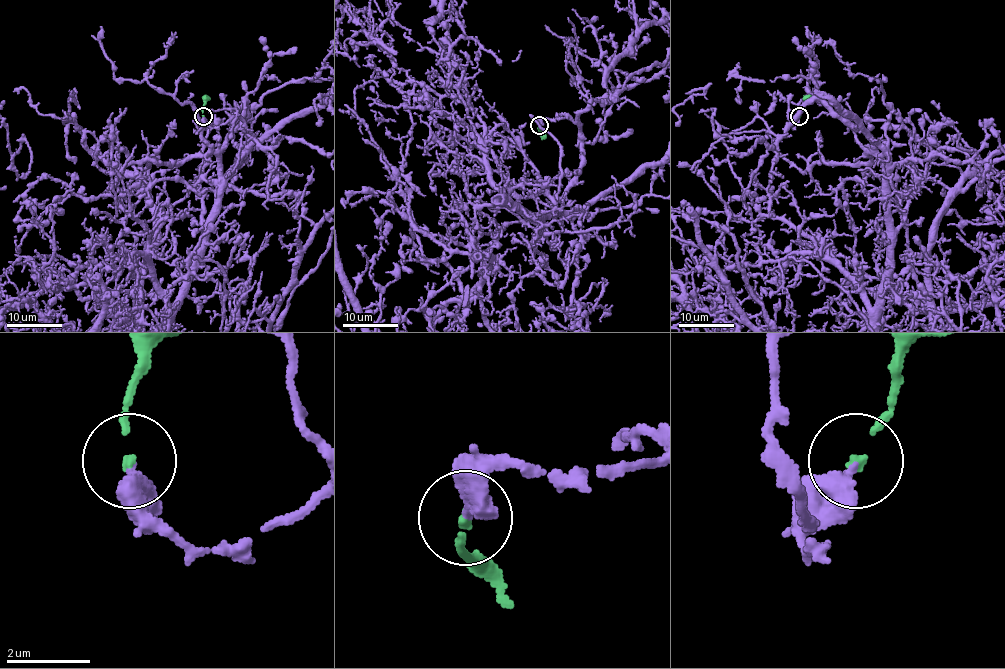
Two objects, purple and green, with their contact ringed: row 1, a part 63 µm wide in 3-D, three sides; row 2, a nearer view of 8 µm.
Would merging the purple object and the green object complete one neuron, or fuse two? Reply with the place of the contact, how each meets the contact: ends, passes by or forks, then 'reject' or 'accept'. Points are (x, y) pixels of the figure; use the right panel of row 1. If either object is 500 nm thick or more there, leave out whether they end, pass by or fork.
place (799, 116); purple ends; green ends; accept

